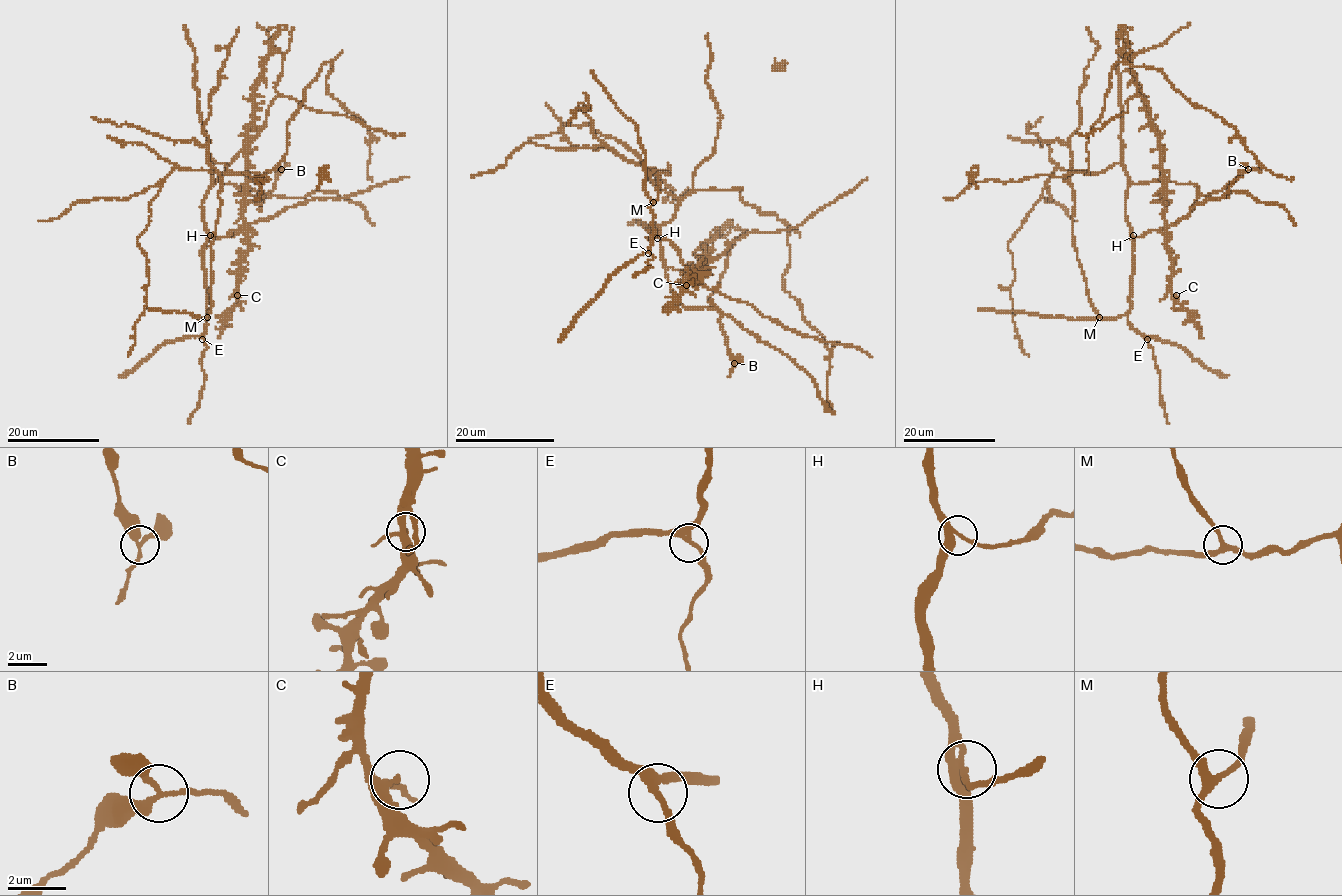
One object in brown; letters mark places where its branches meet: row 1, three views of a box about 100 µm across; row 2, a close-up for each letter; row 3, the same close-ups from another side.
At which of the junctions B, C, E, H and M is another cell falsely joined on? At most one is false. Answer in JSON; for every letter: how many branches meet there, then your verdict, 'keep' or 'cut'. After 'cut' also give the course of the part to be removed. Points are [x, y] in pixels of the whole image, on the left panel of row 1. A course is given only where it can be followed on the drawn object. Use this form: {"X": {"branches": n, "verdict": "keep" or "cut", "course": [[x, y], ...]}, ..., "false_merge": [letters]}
{"B": {"branches": 3, "verdict": "keep"}, "C": {"branches": 3, "verdict": "keep"}, "E": {"branches": 3, "verdict": "keep"}, "H": {"branches": 3, "verdict": "keep"}, "M": {"branches": 3, "verdict": "keep"}, "false_merge": []}

